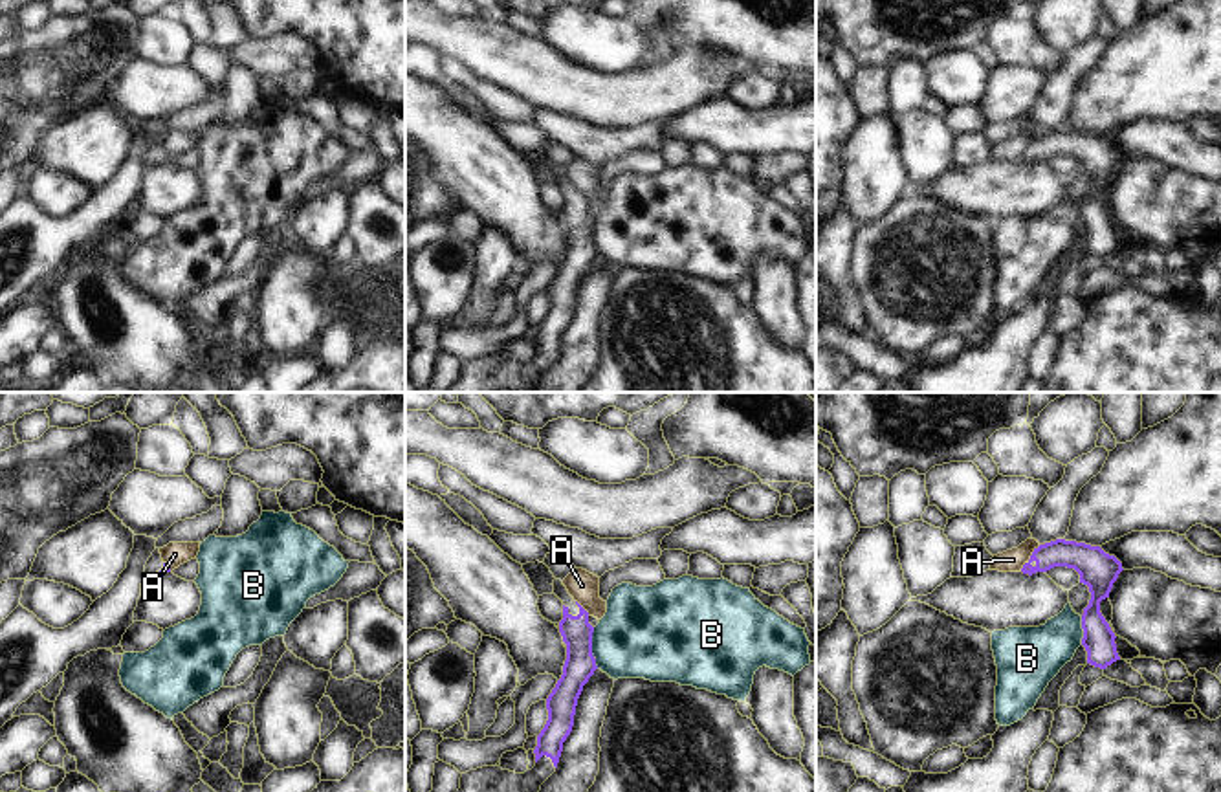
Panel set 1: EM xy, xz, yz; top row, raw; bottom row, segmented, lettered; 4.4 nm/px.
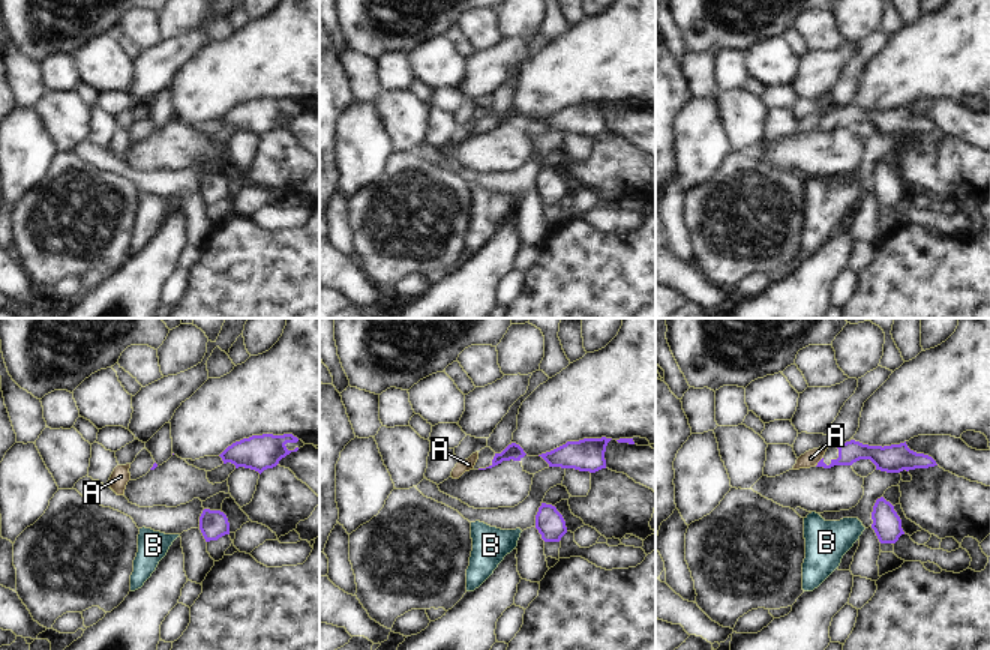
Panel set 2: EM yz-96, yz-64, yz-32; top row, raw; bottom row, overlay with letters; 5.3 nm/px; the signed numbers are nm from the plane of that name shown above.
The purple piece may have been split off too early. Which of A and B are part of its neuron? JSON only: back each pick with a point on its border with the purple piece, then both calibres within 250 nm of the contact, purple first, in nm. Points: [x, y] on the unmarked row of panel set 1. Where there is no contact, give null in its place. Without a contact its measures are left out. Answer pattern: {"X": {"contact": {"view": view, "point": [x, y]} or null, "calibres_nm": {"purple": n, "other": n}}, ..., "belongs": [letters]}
{"belongs": []}

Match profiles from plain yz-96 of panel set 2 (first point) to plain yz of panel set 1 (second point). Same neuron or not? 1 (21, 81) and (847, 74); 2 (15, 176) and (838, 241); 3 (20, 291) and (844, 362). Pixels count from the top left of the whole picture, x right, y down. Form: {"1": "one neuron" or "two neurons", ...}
{"1": "two neurons", "2": "two neurons", "3": "two neurons"}

